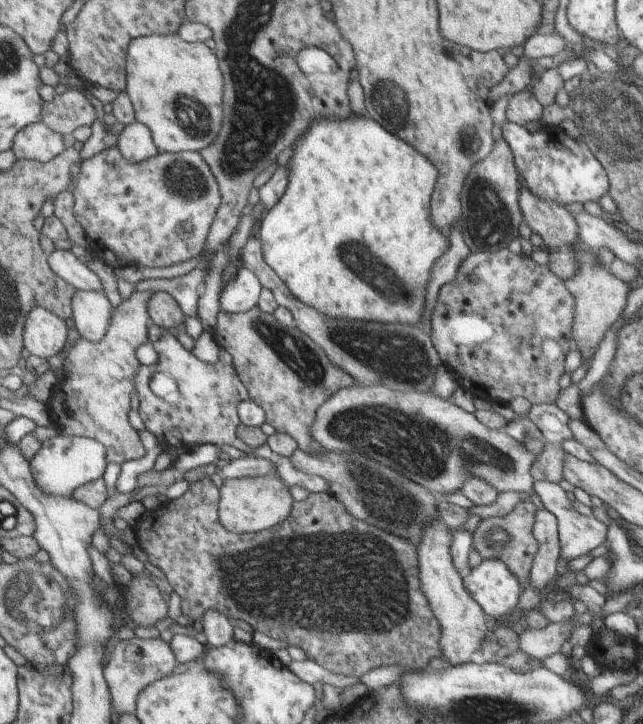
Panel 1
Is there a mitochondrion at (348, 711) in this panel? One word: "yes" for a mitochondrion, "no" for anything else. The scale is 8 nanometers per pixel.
no

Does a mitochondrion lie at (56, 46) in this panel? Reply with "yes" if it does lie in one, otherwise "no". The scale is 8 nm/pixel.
no

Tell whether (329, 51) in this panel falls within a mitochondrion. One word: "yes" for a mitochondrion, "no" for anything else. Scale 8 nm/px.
no

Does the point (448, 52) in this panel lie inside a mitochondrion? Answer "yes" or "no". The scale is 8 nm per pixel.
no

